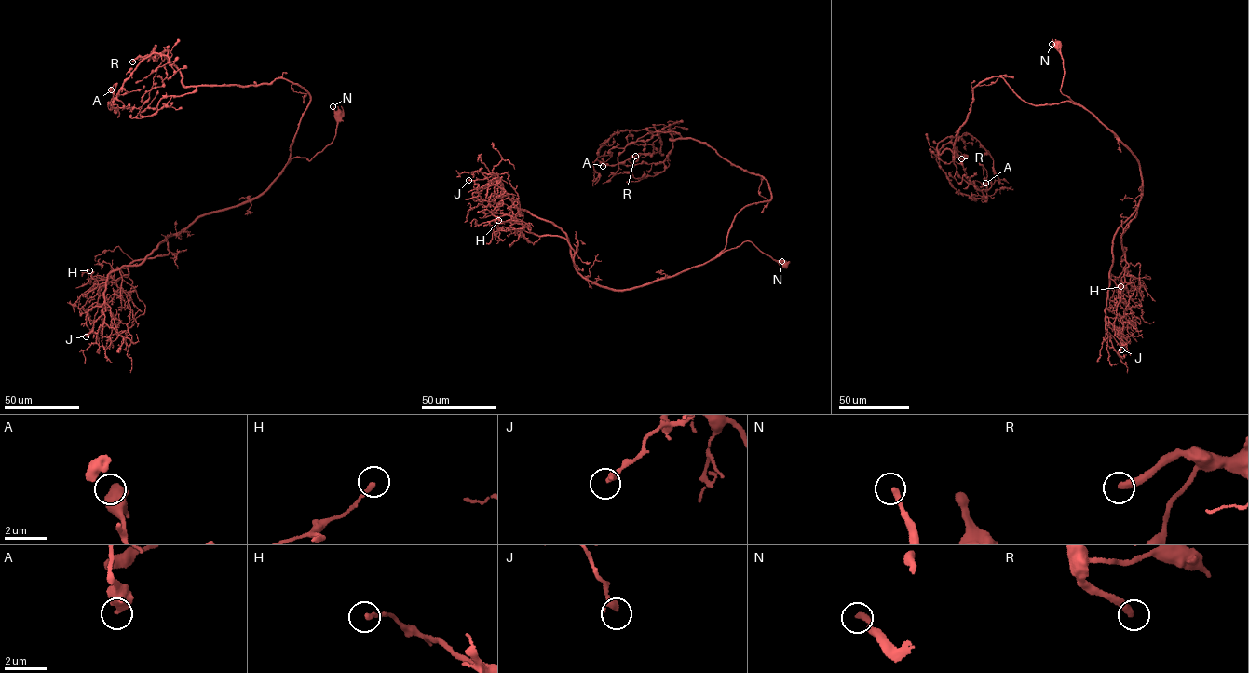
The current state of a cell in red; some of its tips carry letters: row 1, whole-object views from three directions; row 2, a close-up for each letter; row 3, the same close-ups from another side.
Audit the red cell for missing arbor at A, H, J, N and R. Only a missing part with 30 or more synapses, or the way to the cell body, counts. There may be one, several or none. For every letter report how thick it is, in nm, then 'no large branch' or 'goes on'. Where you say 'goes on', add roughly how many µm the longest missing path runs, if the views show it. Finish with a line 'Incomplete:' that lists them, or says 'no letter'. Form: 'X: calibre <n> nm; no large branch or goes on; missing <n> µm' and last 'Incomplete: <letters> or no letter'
A: calibre 500 nm; no large branch
H: calibre 200 nm; no large branch
J: calibre 280 nm; no large branch
N: calibre 280 nm; no large branch
R: calibre 360 nm; goes on; missing 35 µm
Incomplete: R

